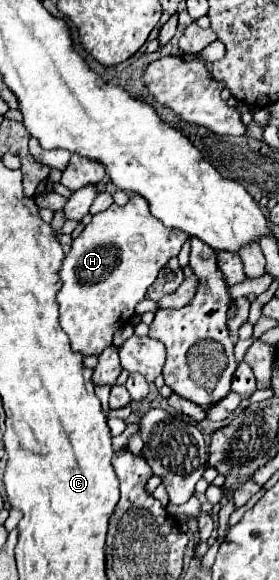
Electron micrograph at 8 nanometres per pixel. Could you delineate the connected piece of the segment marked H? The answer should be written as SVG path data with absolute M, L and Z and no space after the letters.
M131 195L129 203L123 207L113 203L109 209L95 213L93 221L85 225L77 239L73 239L71 251L65 255L59 271L59 277L63 281L63 287L57 293L61 313L59 323L61 329L69 335L73 351L79 351L83 355L99 355L105 347L109 347L113 343L115 331L133 317L137 303L143 301L147 287L155 283L161 267L171 257L179 255L179 249L187 239L189 237L183 231L165 227L159 219L153 219L149 205L145 203L145 199L141 199L141 195Z

